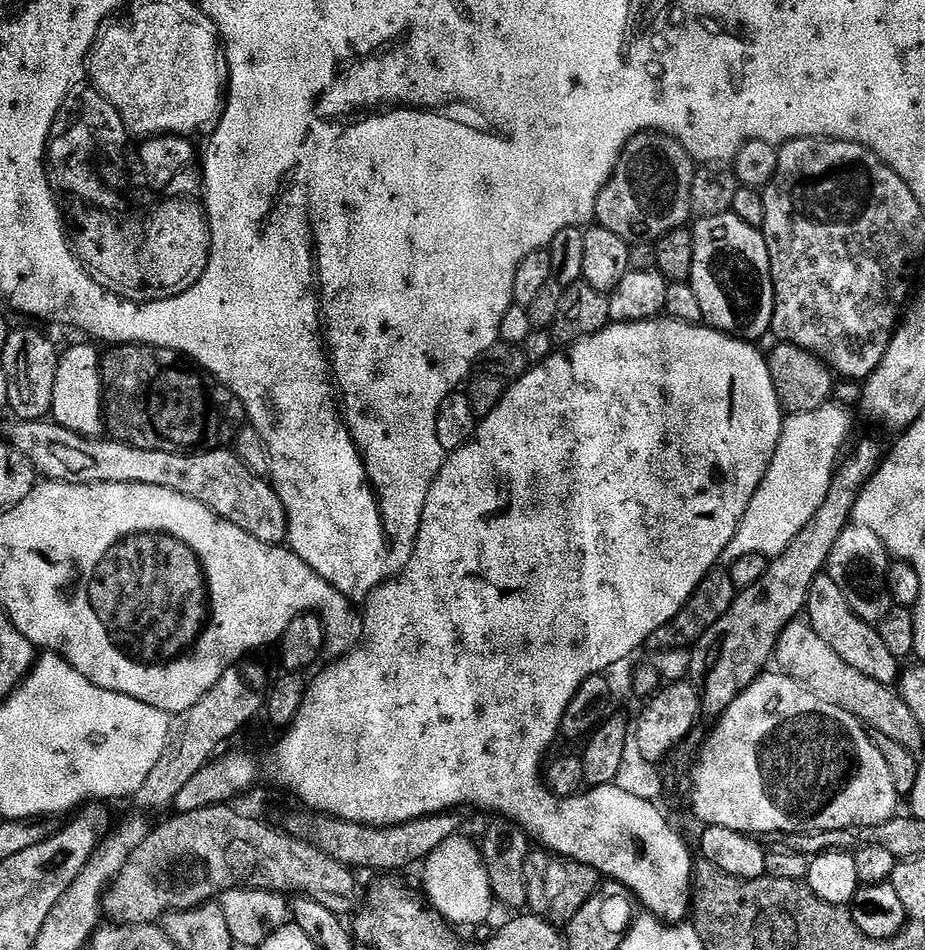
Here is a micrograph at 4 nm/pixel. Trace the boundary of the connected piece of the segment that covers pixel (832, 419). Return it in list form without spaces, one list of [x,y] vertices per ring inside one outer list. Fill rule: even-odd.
[[[829,402],[818,410],[792,414],[785,419],[774,458],[758,490],[754,490],[754,498],[750,498],[742,522],[734,538],[730,538],[730,546],[720,555],[721,565],[738,562],[742,554],[762,554],[769,558],[782,555],[802,526],[814,518],[814,510],[818,510],[822,498],[826,498],[828,481],[841,455],[840,447],[848,436],[848,416],[844,412],[847,411],[841,405]]]

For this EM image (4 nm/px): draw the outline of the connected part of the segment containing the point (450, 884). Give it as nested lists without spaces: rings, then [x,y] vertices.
[[[463,834],[451,836],[434,854],[430,854],[422,862],[424,868],[423,895],[427,903],[449,925],[480,924],[494,909],[490,878],[486,874],[484,859],[480,857],[480,849],[471,844]]]

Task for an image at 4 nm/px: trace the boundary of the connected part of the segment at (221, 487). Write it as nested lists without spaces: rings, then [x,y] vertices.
[[[21,420],[12,422],[8,428],[7,443],[11,445],[45,481],[61,480],[63,484],[145,484],[146,486],[162,486],[166,490],[174,490],[178,494],[182,494],[186,498],[194,498],[194,502],[202,502],[202,506],[206,506],[216,516],[221,516],[226,522],[230,522],[234,526],[238,526],[242,530],[246,530],[246,534],[250,534],[254,538],[258,538],[258,542],[263,544],[271,544],[280,546],[287,541],[288,538],[288,519],[286,518],[286,510],[282,506],[282,502],[278,498],[278,494],[272,489],[271,483],[265,477],[256,476],[246,465],[236,457],[235,451],[229,450],[227,447],[216,448],[213,452],[167,452],[166,450],[138,450],[129,444],[121,444],[118,440],[111,438],[89,438],[79,436],[77,432],[66,430],[55,422],[37,422],[35,420]]]

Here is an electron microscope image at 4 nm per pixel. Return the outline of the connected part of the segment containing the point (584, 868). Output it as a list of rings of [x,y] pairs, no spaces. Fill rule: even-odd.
[[[536,850],[528,855],[524,869],[528,895],[527,907],[531,915],[541,916],[542,919],[557,926],[568,925],[574,914],[578,914],[582,906],[586,906],[586,902],[596,895],[602,884],[600,873],[593,870],[589,864],[579,864],[577,860],[568,860],[547,850]]]

